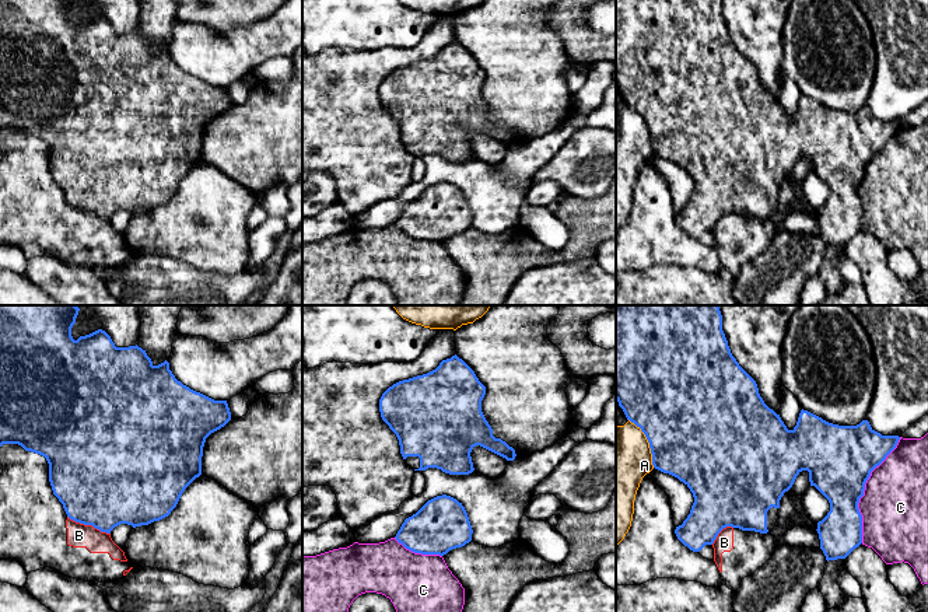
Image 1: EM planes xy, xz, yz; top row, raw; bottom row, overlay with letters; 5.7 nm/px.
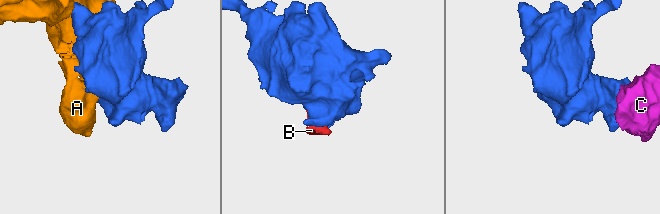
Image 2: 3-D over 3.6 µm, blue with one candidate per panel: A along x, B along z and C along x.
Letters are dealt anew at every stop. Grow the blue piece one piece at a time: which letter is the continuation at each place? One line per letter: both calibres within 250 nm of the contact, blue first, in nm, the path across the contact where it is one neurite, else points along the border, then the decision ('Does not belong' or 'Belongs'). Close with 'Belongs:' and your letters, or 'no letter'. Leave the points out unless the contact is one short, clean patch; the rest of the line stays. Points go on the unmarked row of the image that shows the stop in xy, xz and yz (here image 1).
A: Thickness 500 nm (blue) against 380 nm. Does not belong
B: Thickness 500 nm (blue) against 140 nm. Boundary: xy (67, 202), (109, 220). Does not belong
C: Thickness 380 nm (blue) against 380 nm. Does not belong
Belongs: no letter

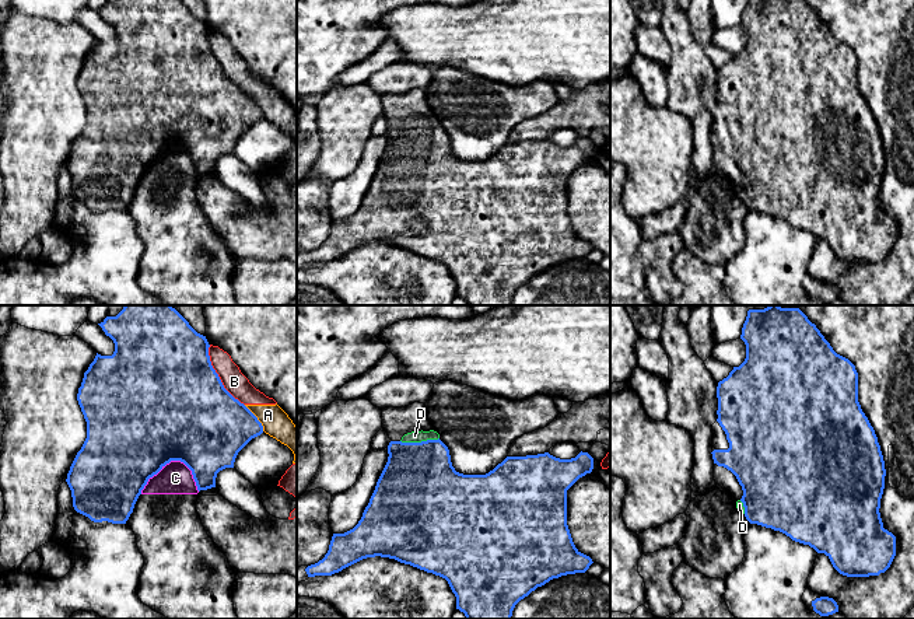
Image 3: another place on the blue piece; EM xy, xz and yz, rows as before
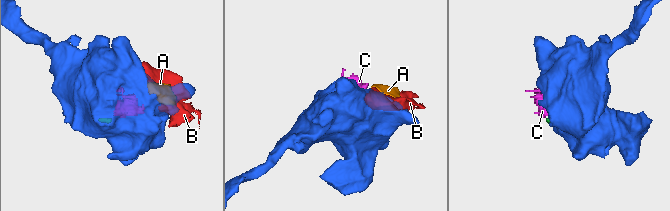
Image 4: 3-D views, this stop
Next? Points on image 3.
A: Thickness 400 nm (blue) against 160 nm. Boundary: xy (244, 91), (256, 104), (263, 116). Does not belong
B: Thickness 500 nm (blue) against 140 nm. Does not belong
C: Thickness 500 nm (blue) against 190 nm. Does not belong
D: Thickness 460 nm (blue) against 60 nm. Path across: xz (419, 172), (419, 129), (415, 122). Belongs
Belongs: D

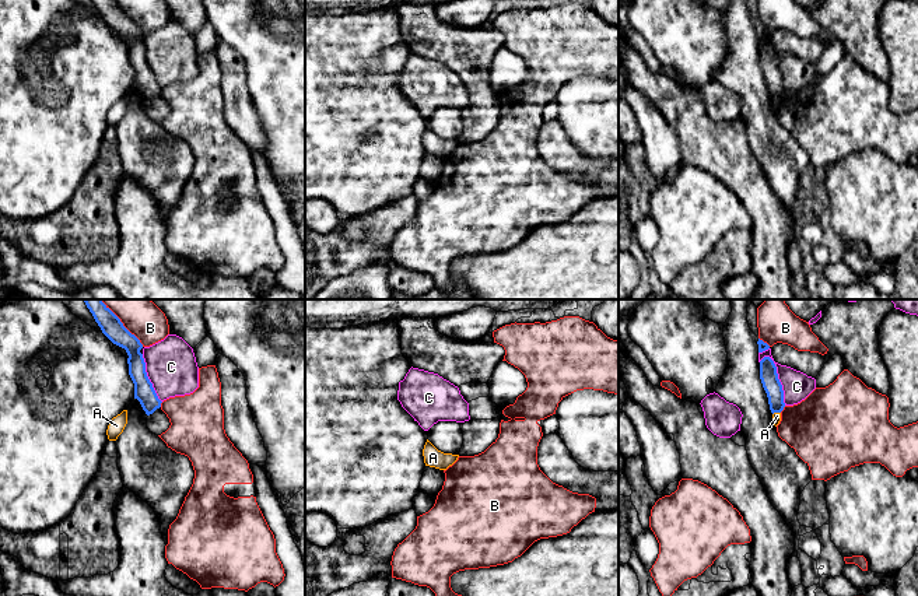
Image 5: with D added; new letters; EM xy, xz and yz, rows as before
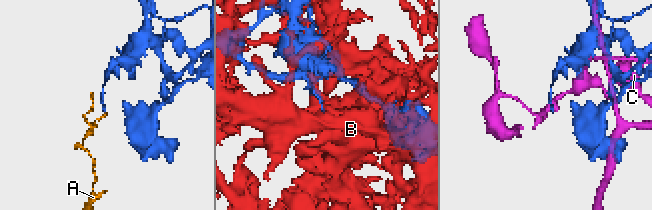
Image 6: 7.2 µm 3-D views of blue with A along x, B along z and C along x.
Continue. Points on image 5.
A: Thickness 100 nm (blue) against 50 nm. Boundary: yz (780, 98), (773, 101). Does not belong
B: Thickness 120 nm (blue) against 180 nm. Does not belong
C: Thickness 100 nm (blue) against 170 nm. Does not belong
Belongs: no letter

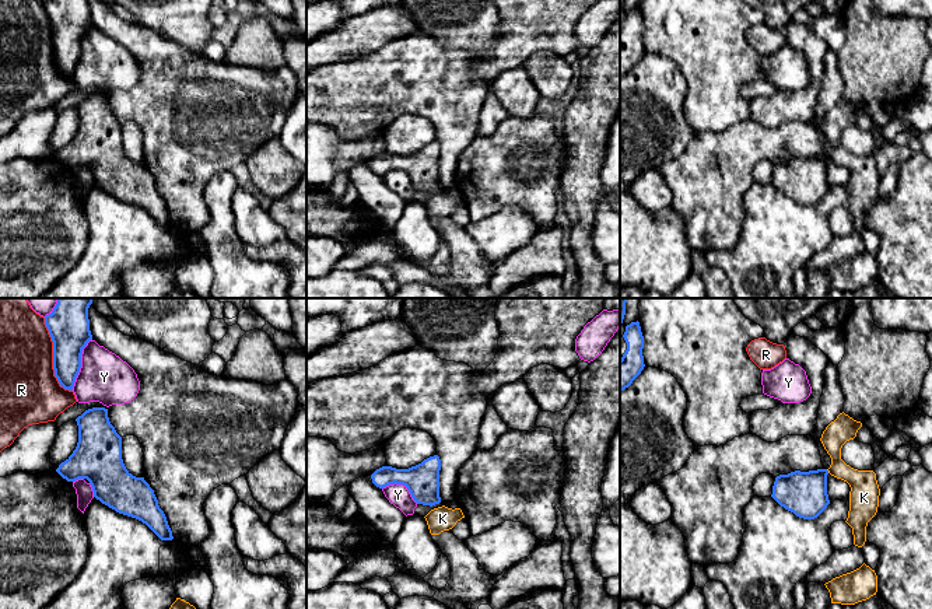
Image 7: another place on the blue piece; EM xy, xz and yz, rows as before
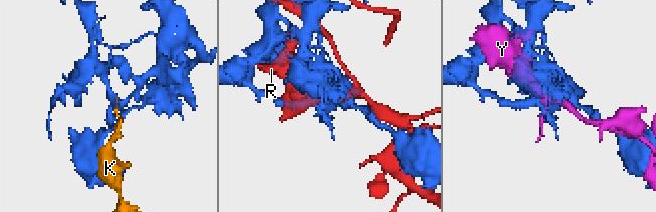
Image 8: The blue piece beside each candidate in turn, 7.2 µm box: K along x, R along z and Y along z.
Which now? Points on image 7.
K: Thickness 260 nm (blue) against 170 nm. Does not belong
R: Thickness 220 nm (blue) against 360 nm. Does not belong
Y: Thickness 220 nm (blue) against 300 nm. Does not belong
Belongs: no letter

